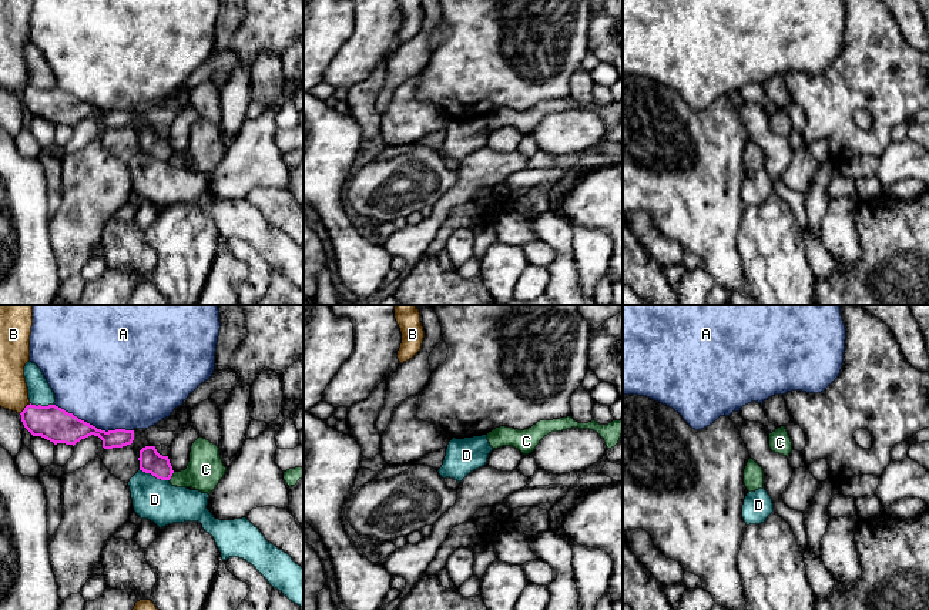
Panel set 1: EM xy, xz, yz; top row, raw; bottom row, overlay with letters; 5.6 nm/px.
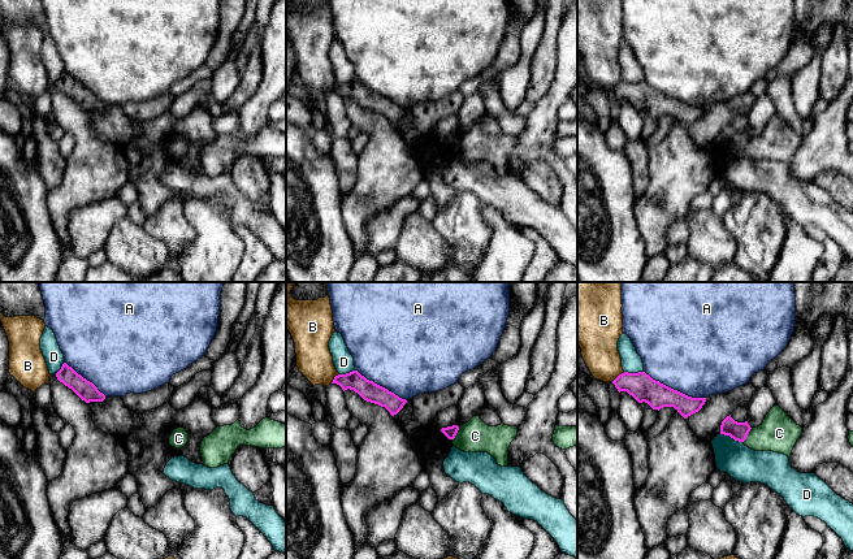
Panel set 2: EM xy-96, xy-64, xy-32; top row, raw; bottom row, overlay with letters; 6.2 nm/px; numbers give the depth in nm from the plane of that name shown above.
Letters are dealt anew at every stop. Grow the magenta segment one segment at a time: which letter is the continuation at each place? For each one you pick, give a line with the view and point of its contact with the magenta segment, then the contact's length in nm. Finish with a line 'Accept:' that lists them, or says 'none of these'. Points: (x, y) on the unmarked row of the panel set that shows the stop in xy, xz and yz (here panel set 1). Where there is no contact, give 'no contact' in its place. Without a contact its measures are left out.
Accept: none of these

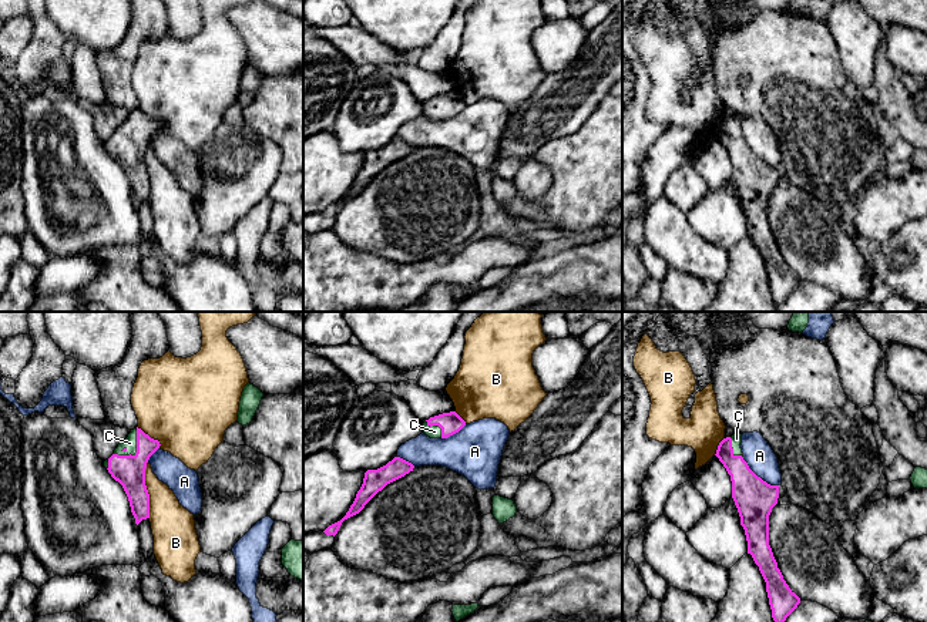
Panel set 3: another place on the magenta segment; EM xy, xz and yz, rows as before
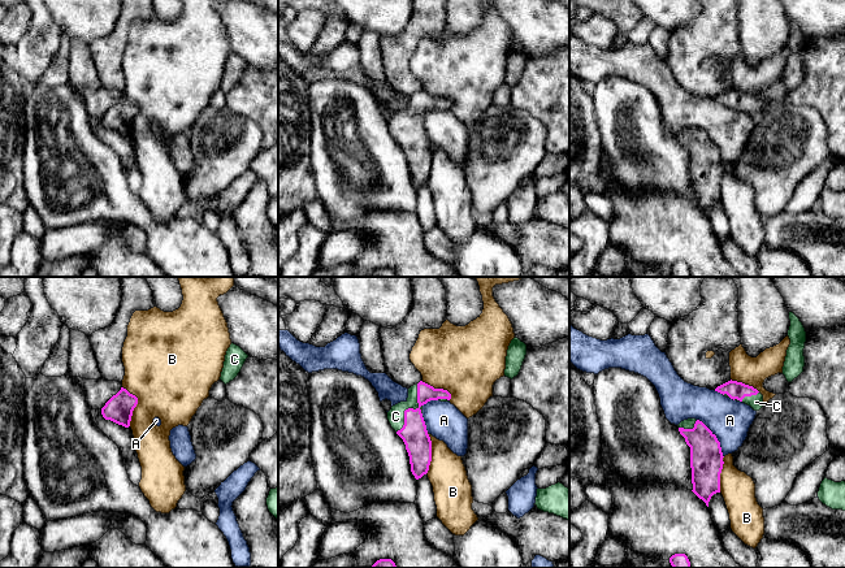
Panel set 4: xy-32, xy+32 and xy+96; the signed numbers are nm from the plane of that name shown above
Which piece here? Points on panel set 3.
C: xy (137, 131) | 200 nm
Accept: C

